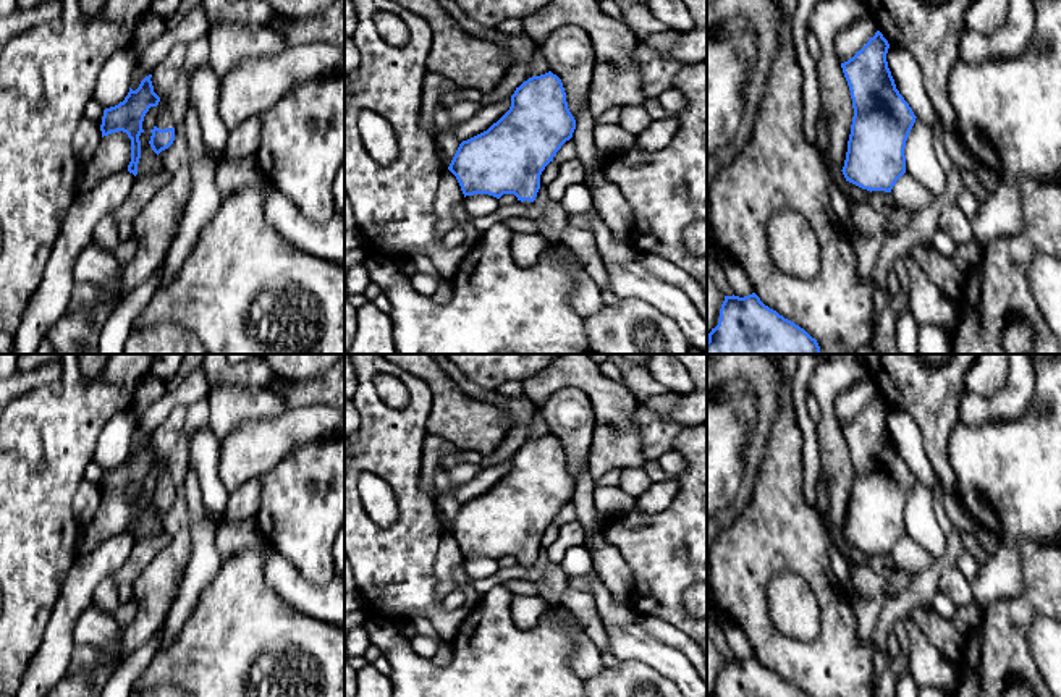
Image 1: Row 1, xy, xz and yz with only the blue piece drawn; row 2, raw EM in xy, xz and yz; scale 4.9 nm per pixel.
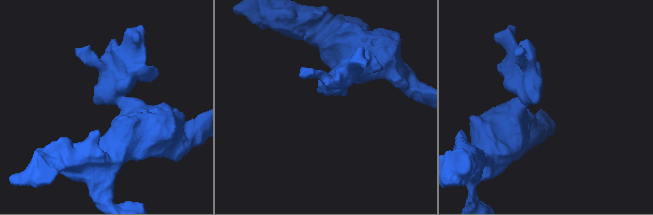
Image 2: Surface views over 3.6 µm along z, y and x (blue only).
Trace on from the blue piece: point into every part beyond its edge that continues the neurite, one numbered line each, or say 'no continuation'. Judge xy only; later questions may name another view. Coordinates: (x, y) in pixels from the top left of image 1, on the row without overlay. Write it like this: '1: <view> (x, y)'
1: xy (164, 482)

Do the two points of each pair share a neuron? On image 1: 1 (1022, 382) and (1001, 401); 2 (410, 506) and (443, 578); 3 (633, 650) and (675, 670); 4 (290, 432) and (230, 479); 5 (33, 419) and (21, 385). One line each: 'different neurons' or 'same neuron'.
1: same neuron
2: different neurons
3: same neuron
4: same neuron
5: different neurons

